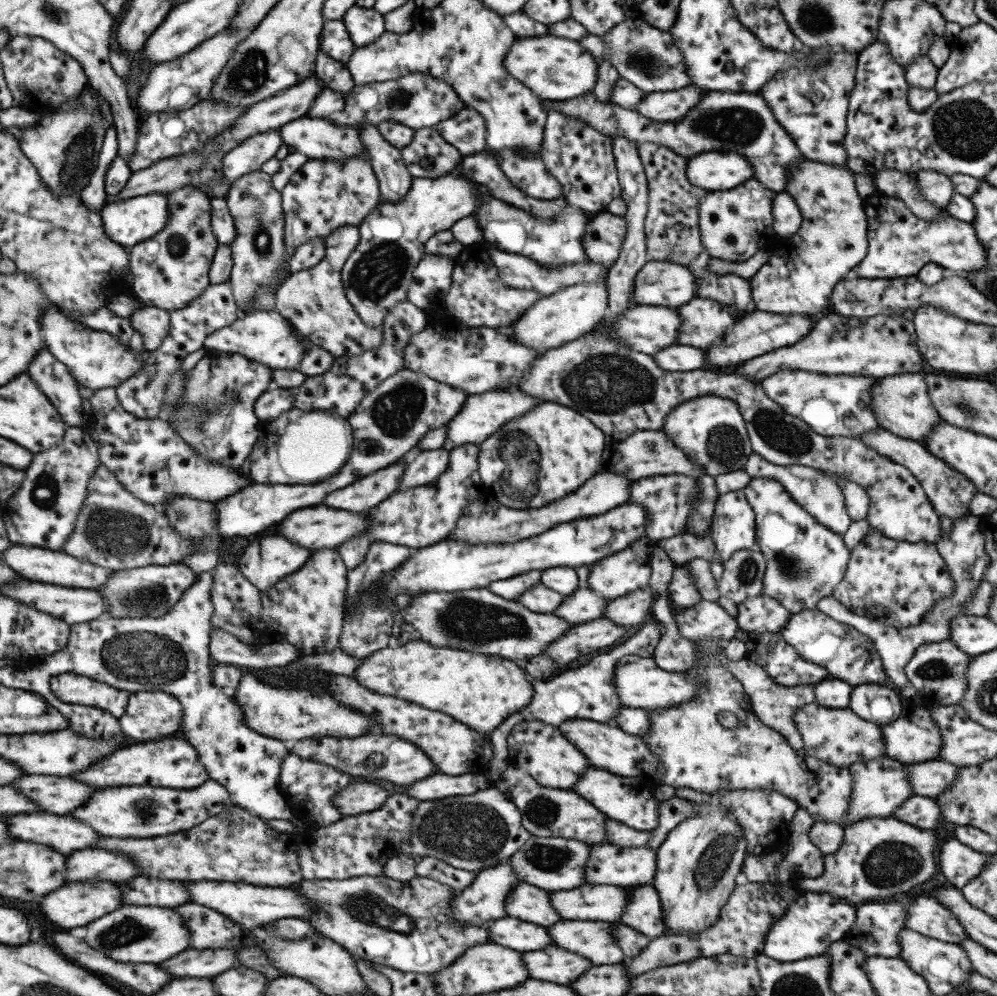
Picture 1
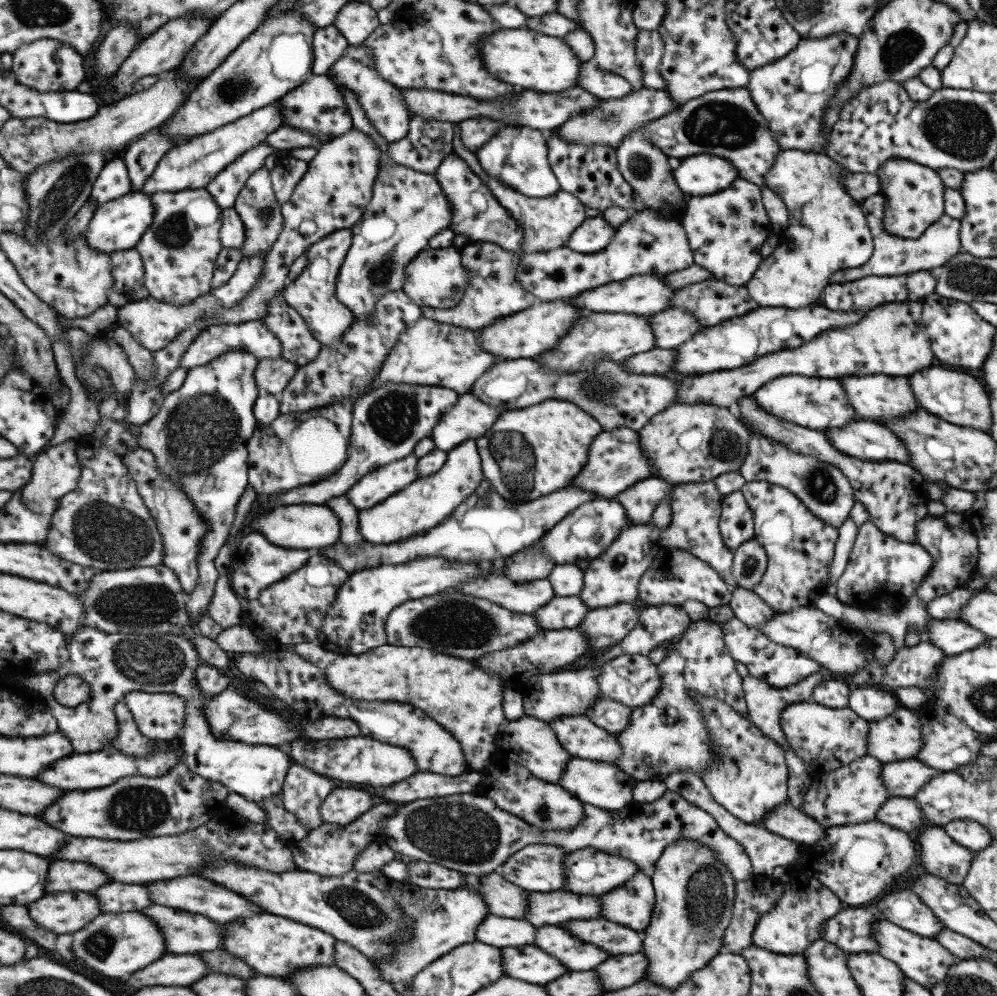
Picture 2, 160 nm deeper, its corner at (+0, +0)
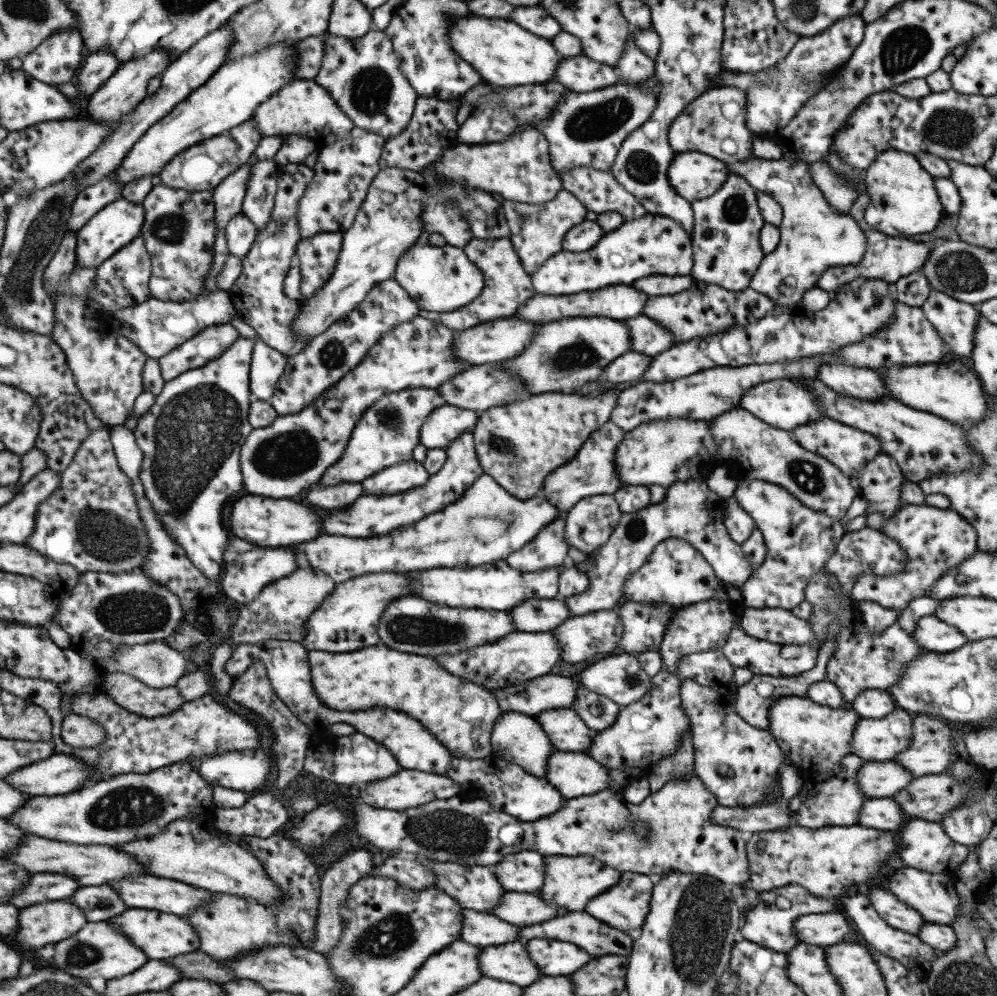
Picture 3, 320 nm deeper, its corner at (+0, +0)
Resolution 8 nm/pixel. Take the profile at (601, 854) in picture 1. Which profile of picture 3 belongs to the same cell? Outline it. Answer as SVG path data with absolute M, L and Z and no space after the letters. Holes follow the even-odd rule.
M552 855L545 857L545 878L535 894L539 894L539 899L543 894L543 902L551 902L551 906L557 910L577 912L583 910L591 898L613 886L619 880L619 874L621 872L588 855L573 857Z

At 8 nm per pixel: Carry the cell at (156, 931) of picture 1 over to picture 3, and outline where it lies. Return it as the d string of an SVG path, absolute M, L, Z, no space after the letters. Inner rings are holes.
M97 921L88 922L77 934L68 938L65 942L57 944L52 960L54 969L65 970L67 974L75 974L79 978L117 978L123 974L131 974L139 966L147 962L145 954L131 946L127 934L122 933L119 926L114 926L113 922Z

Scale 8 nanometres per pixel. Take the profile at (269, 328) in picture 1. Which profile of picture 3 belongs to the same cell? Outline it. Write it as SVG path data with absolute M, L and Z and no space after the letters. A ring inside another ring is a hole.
M229 323L211 325L200 330L157 359L161 379L164 382L173 380L187 370L199 368L218 358L237 337L237 331Z

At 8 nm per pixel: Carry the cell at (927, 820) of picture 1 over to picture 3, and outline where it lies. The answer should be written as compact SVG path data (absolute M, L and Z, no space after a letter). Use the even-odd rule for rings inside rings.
M867 798L858 812L855 823L869 829L896 833L909 818L891 798Z

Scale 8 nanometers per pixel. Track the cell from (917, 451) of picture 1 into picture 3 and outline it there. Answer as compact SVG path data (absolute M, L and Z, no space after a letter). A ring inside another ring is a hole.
M831 418L807 422L789 433L801 448L827 459L851 480L855 479L857 471L866 462L869 462L874 456L883 454L879 441L872 434L856 430L854 427L844 426Z

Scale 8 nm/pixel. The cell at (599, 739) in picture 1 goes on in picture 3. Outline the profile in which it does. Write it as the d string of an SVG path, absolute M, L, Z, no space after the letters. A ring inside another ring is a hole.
M571 708L546 710L535 720L557 751L586 752L596 733Z

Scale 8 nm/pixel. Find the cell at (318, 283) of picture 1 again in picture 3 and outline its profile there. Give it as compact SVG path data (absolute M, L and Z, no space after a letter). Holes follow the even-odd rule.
M320 232L299 239L295 247L300 272L301 301L308 299L330 277L341 248L342 233Z

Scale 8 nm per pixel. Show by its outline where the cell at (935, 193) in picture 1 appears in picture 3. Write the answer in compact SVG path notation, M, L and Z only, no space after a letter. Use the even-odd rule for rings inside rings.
M884 150L875 156L875 160L863 171L863 175L865 193L868 195L863 218L867 226L873 230L878 230L890 237L911 239L916 234L925 234L933 230L945 214L934 187L934 178L919 165L912 154L898 150Z

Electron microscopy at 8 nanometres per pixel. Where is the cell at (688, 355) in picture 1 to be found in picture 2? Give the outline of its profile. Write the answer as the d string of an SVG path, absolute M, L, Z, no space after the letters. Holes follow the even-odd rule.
M653 347L647 352L633 354L622 362L629 373L671 375L671 366L675 364L675 354L677 350Z

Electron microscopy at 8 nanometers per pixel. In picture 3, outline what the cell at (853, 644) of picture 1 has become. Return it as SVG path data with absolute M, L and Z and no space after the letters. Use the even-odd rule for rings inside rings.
M745 607L738 624L743 633L759 640L782 645L818 645L805 618L797 618L790 610Z

